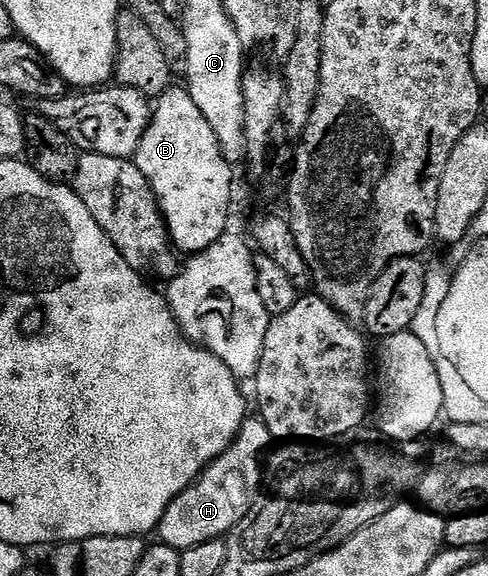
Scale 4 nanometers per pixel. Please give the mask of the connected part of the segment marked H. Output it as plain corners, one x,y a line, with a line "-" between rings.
246,419
231,447
209,464
198,476
196,484
183,490
183,494
179,494
175,502
171,502
159,525
160,543
184,550
203,542
228,537
234,529
244,524
262,491
263,469
274,444
273,435
262,420

